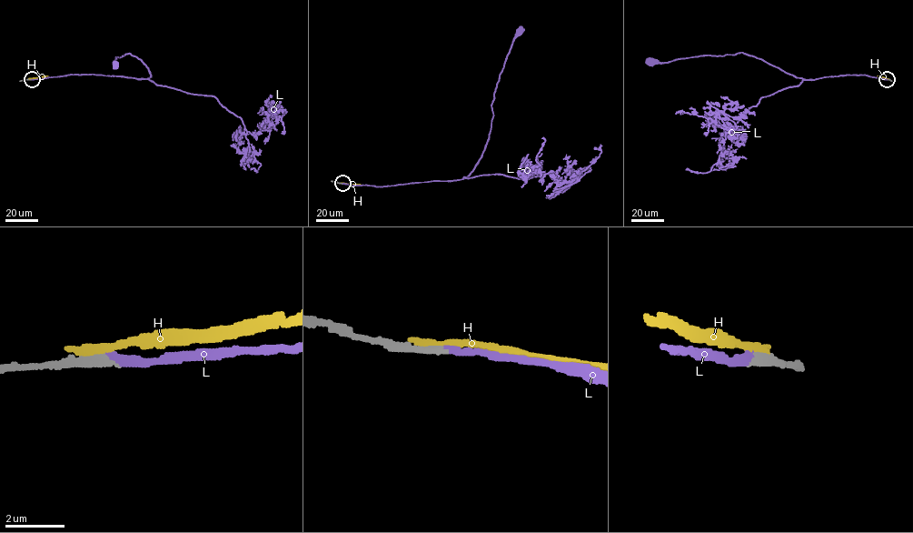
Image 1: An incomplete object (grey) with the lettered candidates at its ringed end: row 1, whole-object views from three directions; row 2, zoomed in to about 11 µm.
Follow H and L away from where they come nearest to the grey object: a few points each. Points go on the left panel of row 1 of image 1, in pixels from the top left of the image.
H: (31, 78), (47, 75)
L: (31, 79), (74, 75), (150, 76), (146, 65), (129, 53), (115, 57), (115, 65)

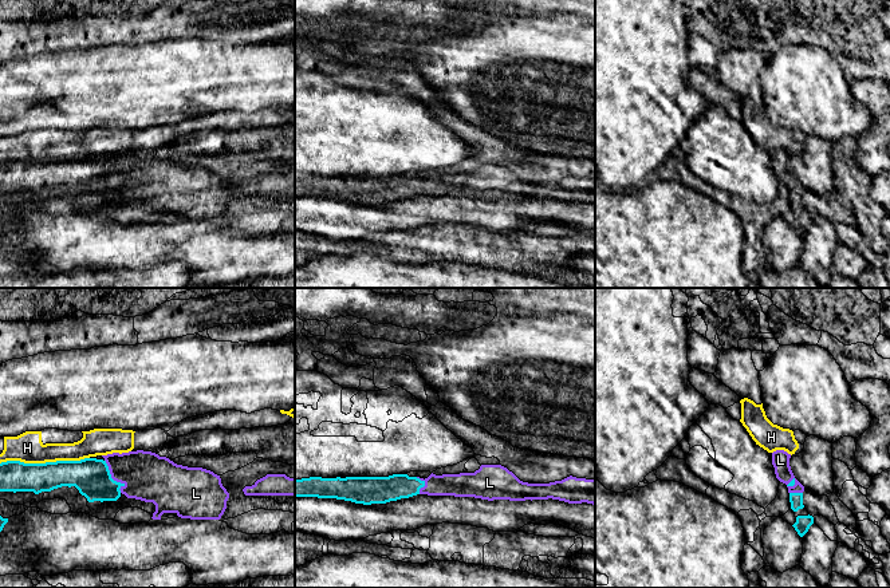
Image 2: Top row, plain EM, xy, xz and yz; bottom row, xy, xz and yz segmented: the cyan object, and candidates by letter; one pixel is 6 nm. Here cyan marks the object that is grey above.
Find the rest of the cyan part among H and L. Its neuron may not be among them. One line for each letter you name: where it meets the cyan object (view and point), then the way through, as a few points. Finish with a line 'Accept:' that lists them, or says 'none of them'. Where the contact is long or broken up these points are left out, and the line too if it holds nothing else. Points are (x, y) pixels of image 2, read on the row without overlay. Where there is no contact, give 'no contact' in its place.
L: xy (110, 177)
Accept: L

